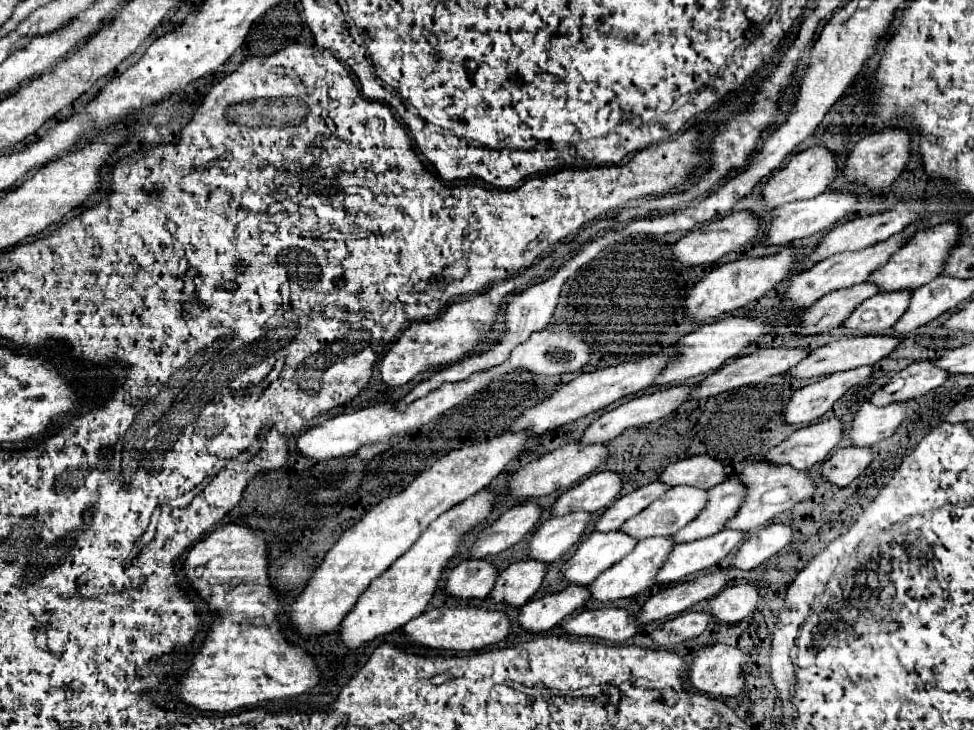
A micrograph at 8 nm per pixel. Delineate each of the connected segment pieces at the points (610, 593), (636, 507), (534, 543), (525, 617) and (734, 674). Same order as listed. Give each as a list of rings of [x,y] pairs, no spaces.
[[[646,538],[646,540],[638,542],[636,548],[628,556],[624,556],[620,562],[616,562],[606,572],[602,572],[594,582],[590,582],[590,586],[588,586],[590,596],[600,602],[608,602],[608,600],[618,600],[618,598],[630,598],[630,596],[644,592],[646,588],[652,586],[650,578],[654,578],[654,574],[658,574],[658,566],[662,566],[662,562],[666,560],[666,554],[672,550],[672,546],[674,546],[674,542],[670,542],[670,538]]]
[[[652,482],[648,486],[640,486],[638,490],[618,498],[594,524],[594,528],[598,532],[612,532],[612,530],[620,530],[620,526],[630,520],[632,516],[636,516],[638,512],[642,512],[646,506],[650,506],[656,498],[660,498],[660,494],[664,494],[668,488],[662,486],[660,482]]]
[[[578,512],[566,518],[548,518],[538,526],[528,542],[528,558],[536,562],[556,562],[578,544],[590,522],[590,514]]]
[[[568,586],[558,594],[548,594],[538,600],[530,600],[518,612],[518,624],[522,630],[542,634],[560,624],[560,620],[572,614],[576,608],[590,602],[584,586]]]
[[[704,646],[690,664],[690,684],[710,696],[738,696],[744,688],[744,662],[746,654],[734,646]]]

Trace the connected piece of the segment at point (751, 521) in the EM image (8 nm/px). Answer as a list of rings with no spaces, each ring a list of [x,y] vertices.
[[[764,462],[748,464],[740,472],[740,482],[746,488],[746,498],[744,498],[738,514],[734,518],[730,518],[724,524],[724,528],[742,530],[742,532],[752,532],[752,530],[766,526],[774,516],[794,508],[804,498],[810,498],[816,490],[808,472],[796,472],[796,470],[790,470],[790,466],[764,466]]]

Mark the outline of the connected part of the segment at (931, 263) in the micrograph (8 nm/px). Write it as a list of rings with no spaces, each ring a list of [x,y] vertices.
[[[946,222],[940,226],[932,226],[928,230],[918,230],[912,238],[908,238],[892,256],[890,260],[874,270],[868,276],[868,282],[876,284],[880,292],[898,292],[898,290],[916,290],[938,276],[942,260],[946,260],[946,250],[956,242],[958,226],[954,222]]]

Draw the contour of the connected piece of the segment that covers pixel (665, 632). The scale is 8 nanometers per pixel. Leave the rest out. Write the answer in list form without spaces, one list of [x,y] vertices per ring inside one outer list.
[[[686,612],[676,616],[674,620],[666,620],[660,630],[656,628],[652,632],[652,638],[656,642],[656,646],[660,648],[672,648],[680,642],[686,642],[690,638],[700,636],[706,626],[710,622],[708,614],[700,614],[700,612]]]

